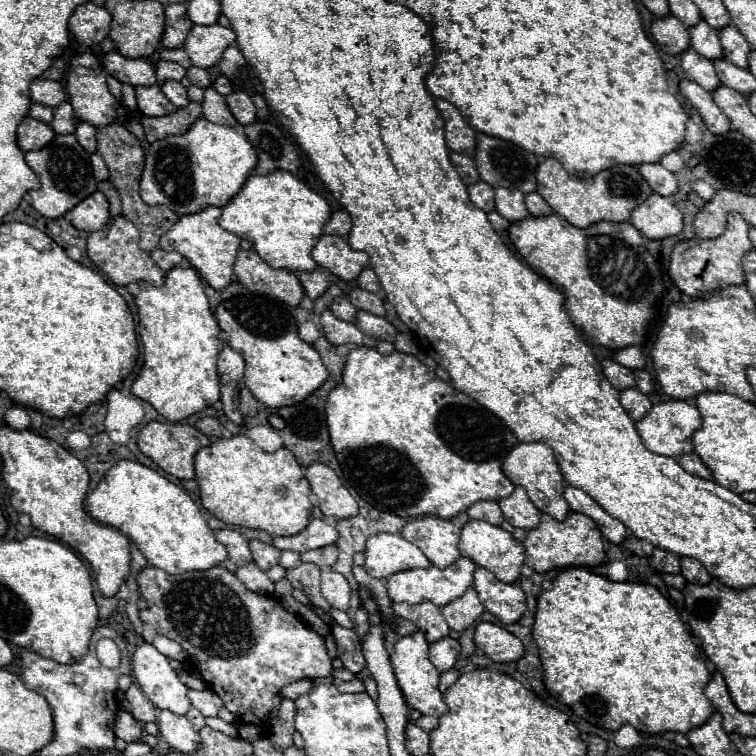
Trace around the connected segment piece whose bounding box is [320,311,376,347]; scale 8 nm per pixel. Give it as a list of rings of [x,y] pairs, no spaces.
[[[324,311],[320,319],[321,326],[326,339],[334,345],[366,345],[366,347],[376,347],[376,341],[368,335],[364,335],[354,323],[340,321],[332,315],[332,311]]]

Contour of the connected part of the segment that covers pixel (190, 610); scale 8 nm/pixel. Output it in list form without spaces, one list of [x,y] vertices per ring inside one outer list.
[[[146,567],[138,575],[140,595],[148,607],[140,611],[140,619],[152,625],[160,635],[166,635],[182,645],[190,663],[208,683],[208,687],[224,701],[224,707],[242,723],[256,725],[262,733],[272,727],[282,703],[280,689],[298,679],[328,677],[332,673],[332,659],[326,653],[324,639],[308,629],[298,617],[288,613],[274,597],[252,593],[226,567],[212,567],[206,571],[190,571],[182,575],[168,575],[158,567]]]

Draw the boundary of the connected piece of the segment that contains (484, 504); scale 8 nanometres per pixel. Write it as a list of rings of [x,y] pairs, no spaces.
[[[478,501],[478,503],[474,503],[468,509],[468,517],[470,519],[482,519],[482,521],[492,523],[492,525],[500,525],[504,521],[502,509],[496,501]]]

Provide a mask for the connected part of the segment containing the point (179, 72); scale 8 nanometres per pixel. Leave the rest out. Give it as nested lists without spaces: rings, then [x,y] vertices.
[[[160,61],[158,67],[156,67],[158,83],[162,83],[162,81],[166,81],[166,79],[176,79],[176,81],[180,81],[184,75],[186,75],[186,69],[180,67],[178,63],[172,63],[172,61]]]

